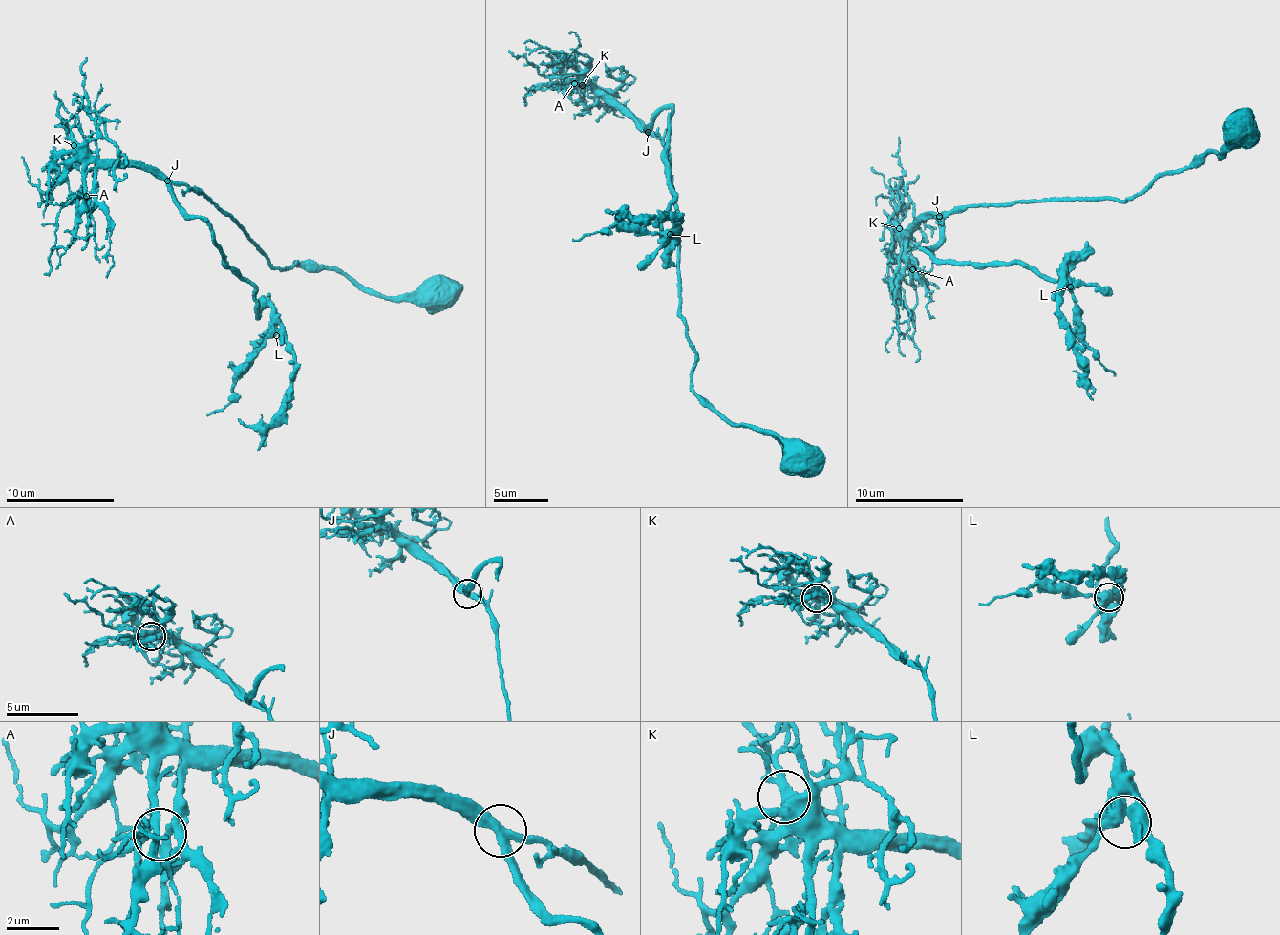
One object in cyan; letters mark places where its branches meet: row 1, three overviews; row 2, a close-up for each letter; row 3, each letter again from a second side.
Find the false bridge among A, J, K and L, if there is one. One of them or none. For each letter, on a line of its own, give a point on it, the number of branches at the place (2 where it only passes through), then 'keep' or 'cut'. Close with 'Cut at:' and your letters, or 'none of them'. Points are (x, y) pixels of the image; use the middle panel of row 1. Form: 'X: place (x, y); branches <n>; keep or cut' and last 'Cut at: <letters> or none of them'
A: place (574, 83); branches 3; keep
J: place (648, 132); branches 3; keep
K: place (582, 85); branches 5; keep
L: place (670, 234); branches 3; keep
Cut at: none of them

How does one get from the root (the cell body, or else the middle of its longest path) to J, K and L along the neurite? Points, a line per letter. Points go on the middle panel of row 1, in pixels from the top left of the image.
J: (670, 152), (647, 133)
K: (670, 152), (654, 136), (582, 85)
L: (670, 152), (646, 127), (669, 108), (665, 164), (674, 202), (662, 219), (662, 237), (675, 239), (670, 234)

